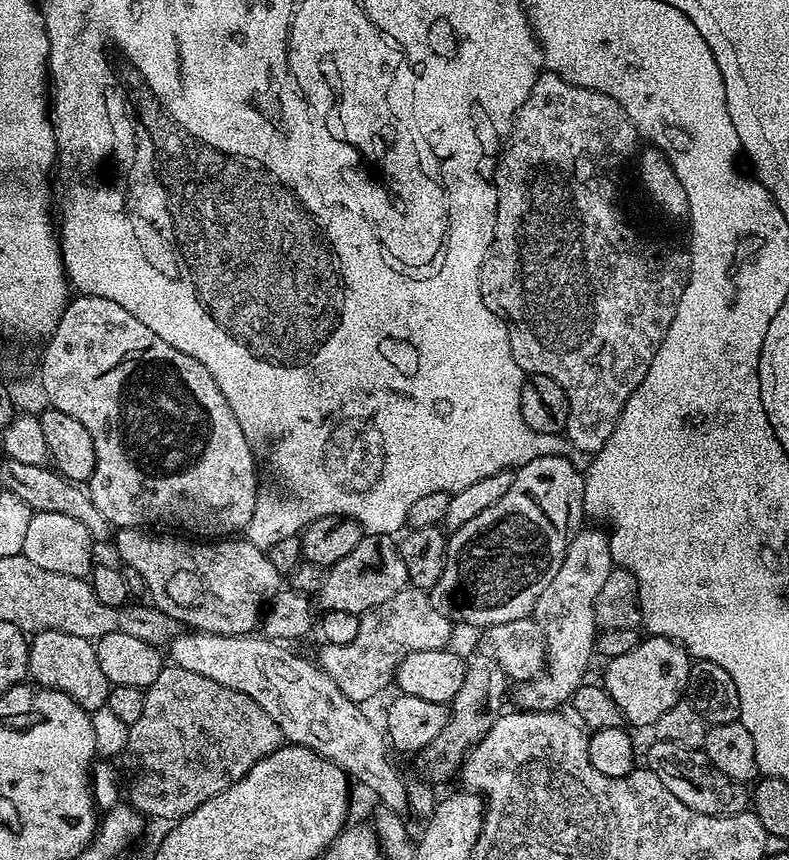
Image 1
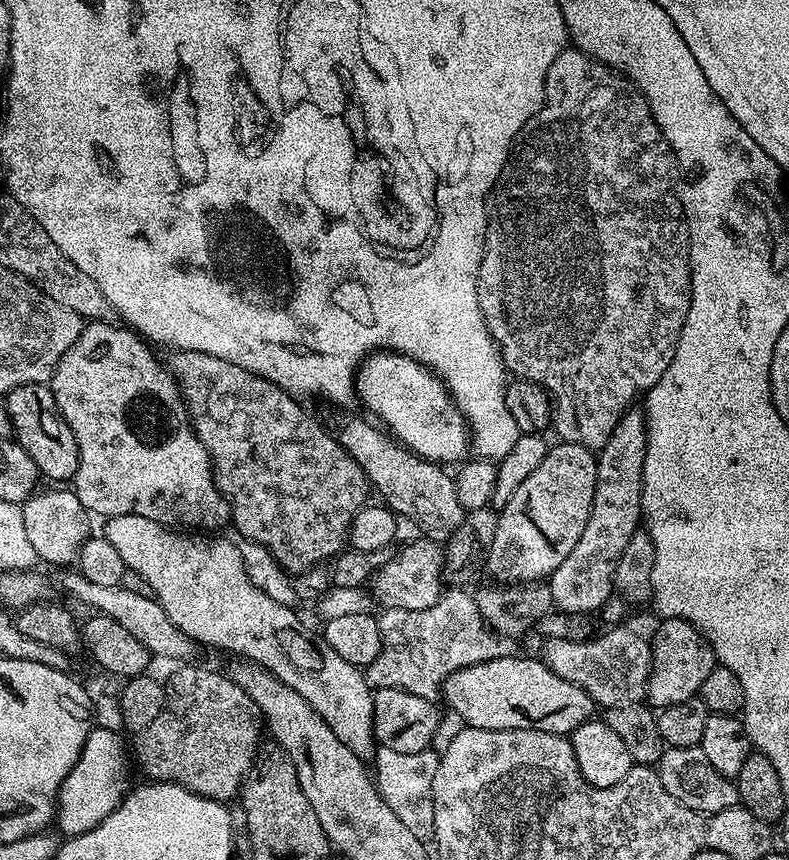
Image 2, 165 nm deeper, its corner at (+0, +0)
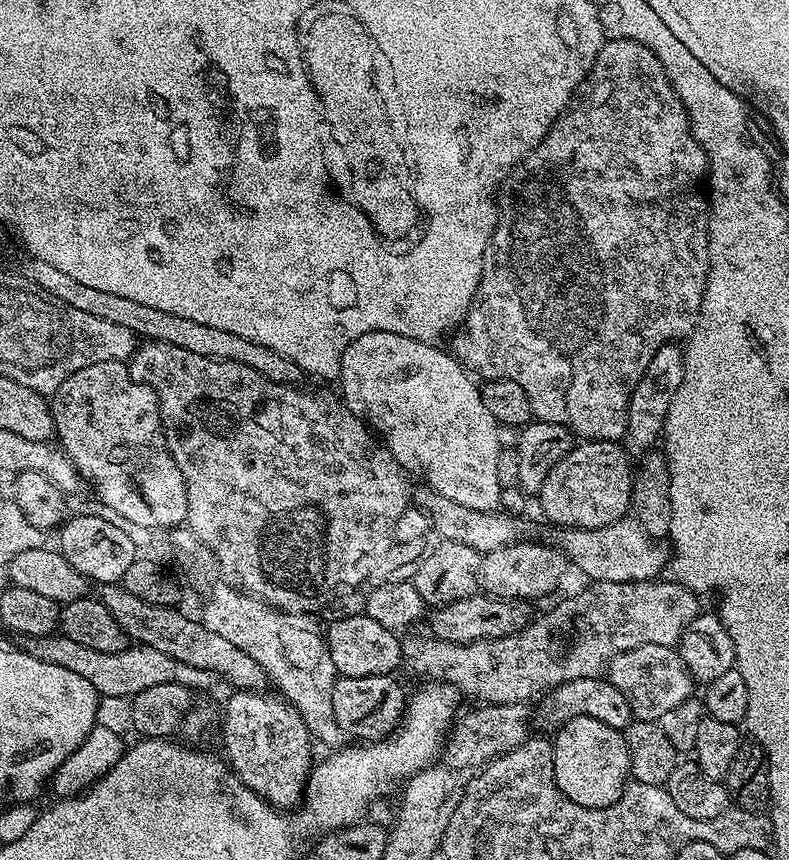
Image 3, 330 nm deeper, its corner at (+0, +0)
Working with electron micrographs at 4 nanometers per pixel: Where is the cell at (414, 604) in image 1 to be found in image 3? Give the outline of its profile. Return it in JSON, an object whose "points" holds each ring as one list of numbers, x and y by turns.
{"points":[[668,578,643,580,642,582,589,583,577,596,561,602,545,616,537,615,527,631,520,635,495,640,473,640,471,644,455,644,437,640,431,634,412,636,402,644,402,664,416,676,429,676,432,682,447,684,453,689,473,696,476,702,490,704,518,704,528,702,531,696,539,697,560,684,574,682,574,678,600,678,605,675,608,664,618,654,634,650,638,646,653,644,667,648,679,645,682,634,696,622,702,608,697,593,679,582]]}

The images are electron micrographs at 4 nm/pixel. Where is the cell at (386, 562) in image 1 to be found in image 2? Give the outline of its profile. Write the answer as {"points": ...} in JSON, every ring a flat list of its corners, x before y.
{"points":[[427,538,412,540,400,553,389,555,387,562,370,581,370,591,384,608,426,610,440,601,446,591,445,553,437,541]]}

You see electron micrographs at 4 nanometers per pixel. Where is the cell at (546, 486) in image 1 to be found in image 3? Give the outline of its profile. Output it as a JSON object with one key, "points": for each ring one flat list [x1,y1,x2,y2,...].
{"points":[[589,440,573,446,546,474,546,482,542,482,538,493,540,508,544,511,543,519,552,526,562,528,597,528,610,526,610,522,618,522,629,515,632,503,632,478,634,464,623,443,614,440]]}

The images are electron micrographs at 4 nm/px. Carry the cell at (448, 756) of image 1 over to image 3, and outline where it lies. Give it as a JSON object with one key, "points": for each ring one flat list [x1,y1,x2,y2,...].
{"points":[[523,541,481,555,479,587,498,599,538,602,559,586,564,566,566,568,566,559,556,547]]}

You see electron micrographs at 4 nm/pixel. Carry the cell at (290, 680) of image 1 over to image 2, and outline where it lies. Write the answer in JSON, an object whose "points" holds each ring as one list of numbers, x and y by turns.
{"points":[[78,570,63,572,66,573,61,576,60,584,70,595,92,607,93,611,121,623,130,634,133,634,134,638,138,639,138,642,146,646,153,657,168,658,176,660,175,662,191,659,188,657,193,654,196,642,173,624,155,597,137,594,134,590,126,590,121,584,118,586,95,585]]}

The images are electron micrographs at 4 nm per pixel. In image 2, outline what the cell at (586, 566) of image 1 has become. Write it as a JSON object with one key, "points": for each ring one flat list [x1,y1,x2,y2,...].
{"points":[[633,406,618,418,618,426,606,438,606,446,598,449,596,456,596,485,590,518,582,538,574,550,562,558,562,566,554,570,547,581,552,603,568,615,599,613,607,600,613,599,618,558,626,550,626,542,634,538,642,520,642,470,648,449,648,423,643,411]]}

